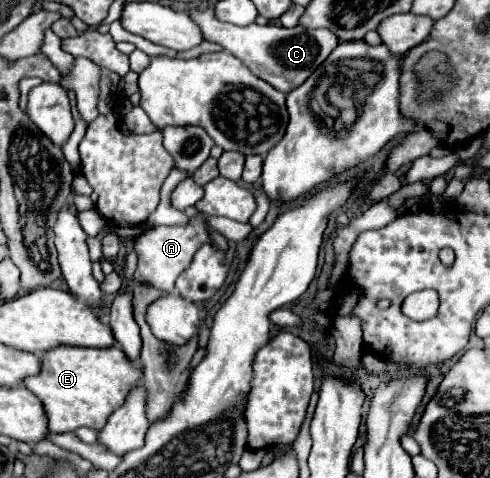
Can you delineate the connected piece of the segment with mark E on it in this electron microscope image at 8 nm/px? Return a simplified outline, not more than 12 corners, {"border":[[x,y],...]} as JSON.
{"border":[[56,346],[22,384],[50,432],[100,430],[140,382],[118,346]]}

